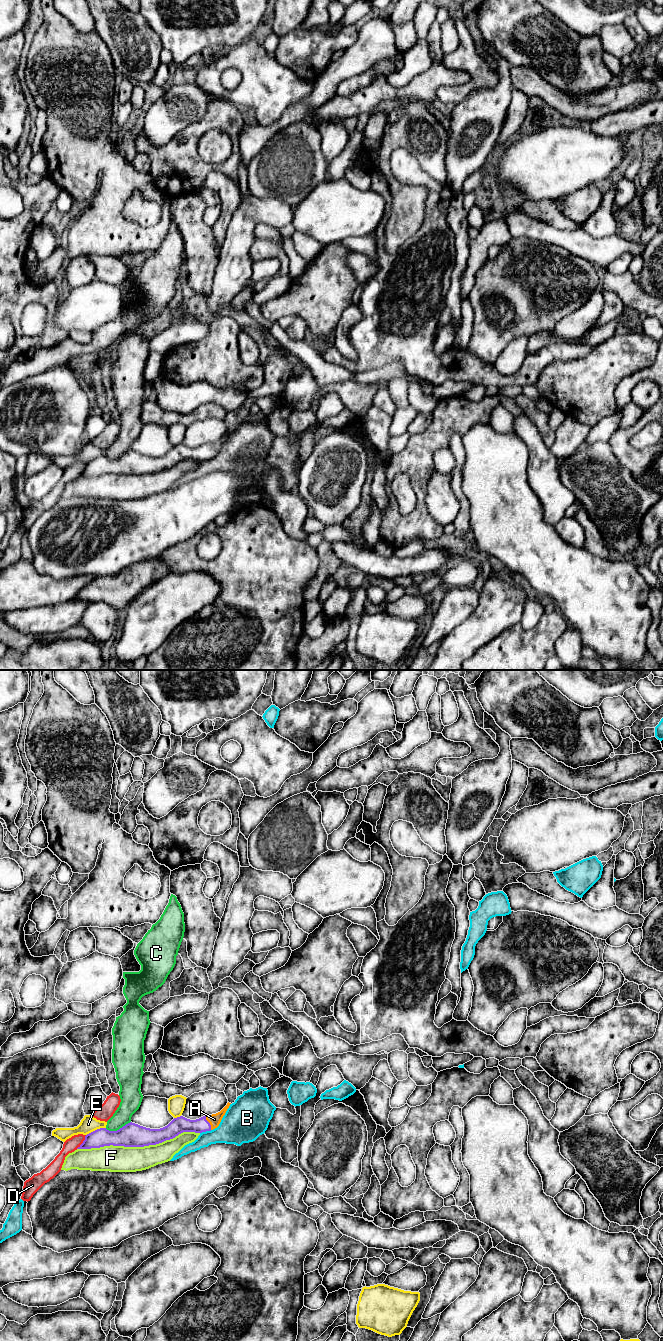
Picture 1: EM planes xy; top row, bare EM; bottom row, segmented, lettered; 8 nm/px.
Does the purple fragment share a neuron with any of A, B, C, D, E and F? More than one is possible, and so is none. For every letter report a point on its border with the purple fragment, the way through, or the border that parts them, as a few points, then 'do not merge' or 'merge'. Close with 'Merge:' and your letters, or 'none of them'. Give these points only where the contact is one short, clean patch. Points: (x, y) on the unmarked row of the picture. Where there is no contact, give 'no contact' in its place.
A: xy (208, 450) | across xy (178, 453), (201, 453), (208, 450), (214, 447) | merge
B: xy (205, 459) | do not merge
C: xy (117, 458) | do not merge
D: xy (83, 470) | do not merge
E: xy (95, 458) | do not merge
F: xy (138, 474) | do not merge
Merge: A

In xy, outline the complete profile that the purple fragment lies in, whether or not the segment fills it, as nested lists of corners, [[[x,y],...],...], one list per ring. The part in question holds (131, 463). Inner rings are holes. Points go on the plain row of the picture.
[[[231,431],[218,441],[190,448],[183,444],[174,446],[167,454],[150,457],[135,451],[128,451],[117,459],[97,457],[85,464],[77,477],[100,476],[104,474],[144,475],[170,468],[183,460],[202,461],[217,456]]]

